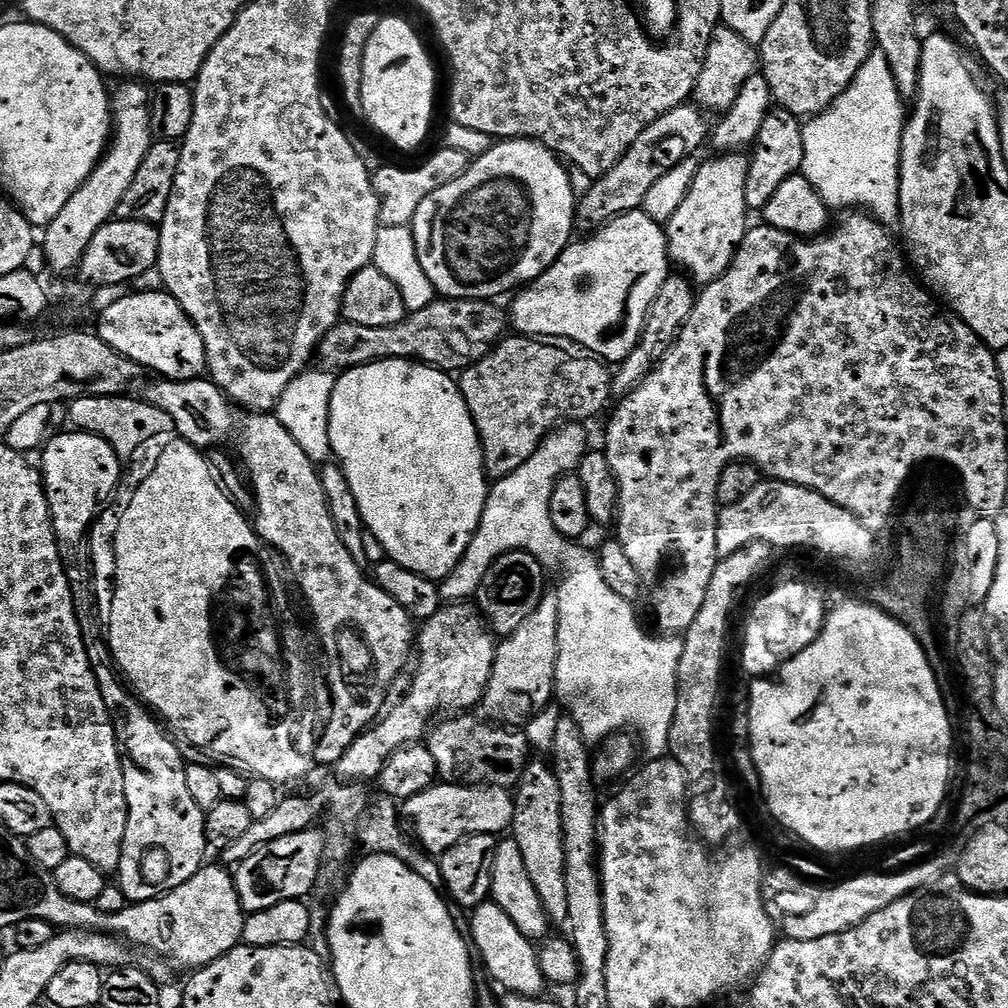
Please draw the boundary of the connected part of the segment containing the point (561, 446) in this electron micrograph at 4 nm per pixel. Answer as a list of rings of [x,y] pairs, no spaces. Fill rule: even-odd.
[[[564,422],[553,427],[538,450],[506,478],[491,485],[488,501],[484,504],[482,518],[466,554],[454,566],[446,579],[439,581],[440,599],[444,602],[468,602],[475,597],[482,586],[482,578],[490,570],[492,563],[507,552],[529,552],[545,566],[557,564],[560,567],[560,589],[555,589],[560,613],[558,614],[558,658],[556,659],[556,687],[554,696],[562,705],[563,711],[578,724],[585,740],[603,742],[610,736],[631,730],[638,737],[639,743],[652,758],[664,758],[669,755],[670,726],[676,709],[676,683],[678,682],[678,662],[684,649],[683,639],[672,634],[651,636],[640,625],[636,612],[632,609],[633,601],[620,595],[617,589],[609,586],[602,574],[600,557],[595,551],[587,552],[579,548],[579,543],[565,538],[554,530],[550,518],[550,494],[553,483],[562,476],[575,473],[579,469],[584,453],[589,451],[588,436],[584,433],[585,425],[580,422]]]

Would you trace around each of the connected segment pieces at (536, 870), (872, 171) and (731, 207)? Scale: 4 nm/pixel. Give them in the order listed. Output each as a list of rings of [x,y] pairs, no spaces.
[[[529,761],[526,770],[514,792],[515,818],[512,820],[510,829],[511,837],[518,842],[518,848],[522,851],[522,858],[525,859],[526,872],[530,875],[531,882],[538,892],[539,901],[542,902],[543,912],[547,914],[551,925],[565,925],[568,921],[568,896],[565,880],[565,852],[563,850],[563,818],[561,812],[562,793],[560,784],[554,774],[553,767],[549,763]]]
[[[873,50],[848,89],[829,108],[804,124],[804,166],[802,174],[819,192],[829,209],[863,210],[892,230],[900,223],[900,143],[904,137],[906,104],[900,99],[894,74],[879,50]]]
[[[720,154],[717,160],[704,160],[700,165],[698,174],[686,194],[682,198],[682,206],[674,210],[674,214],[666,222],[666,235],[668,238],[668,259],[676,264],[681,273],[687,274],[697,285],[712,284],[723,272],[732,265],[732,259],[744,241],[744,235],[748,233],[750,221],[750,209],[746,202],[746,174],[748,173],[747,155],[744,154]]]

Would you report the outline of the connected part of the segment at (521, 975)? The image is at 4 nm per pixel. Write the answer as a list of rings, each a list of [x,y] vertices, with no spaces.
[[[485,902],[475,909],[471,916],[471,943],[478,956],[478,951],[480,951],[480,956],[484,959],[485,970],[505,988],[503,991],[514,996],[543,997],[546,981],[540,969],[537,945],[527,940],[522,930],[518,930],[518,926],[510,922],[510,914],[506,914],[506,910],[502,910],[495,902]]]

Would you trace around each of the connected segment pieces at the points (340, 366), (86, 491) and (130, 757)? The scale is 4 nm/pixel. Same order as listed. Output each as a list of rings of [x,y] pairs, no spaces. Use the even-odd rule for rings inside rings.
[[[437,298],[430,306],[422,306],[409,311],[402,322],[394,326],[358,326],[358,322],[341,319],[320,339],[318,360],[325,369],[347,370],[363,364],[372,364],[376,360],[415,360],[421,364],[430,364],[449,374],[459,373],[478,362],[487,352],[492,351],[505,335],[504,327],[510,324],[507,311],[499,308],[495,299],[491,300],[449,300]]]
[[[79,430],[67,431],[61,436],[53,435],[43,445],[42,479],[44,490],[48,493],[48,509],[52,515],[60,555],[64,557],[65,565],[75,570],[83,560],[85,563],[86,537],[97,519],[98,509],[113,499],[112,491],[115,490],[119,480],[121,483],[122,460],[105,445],[101,436]]]
[[[84,622],[80,625],[80,633],[88,651],[92,672],[96,675],[96,681],[102,690],[102,698],[112,716],[112,724],[116,728],[116,739],[124,762],[128,825],[126,838],[122,842],[118,887],[124,892],[128,902],[141,904],[147,900],[159,900],[161,896],[165,896],[190,878],[194,878],[194,874],[199,872],[205,863],[204,818],[206,814],[194,803],[194,797],[191,796],[190,789],[186,787],[186,760],[180,757],[180,752],[176,749],[177,741],[172,738],[167,740],[164,737],[166,732],[161,721],[122,683],[114,667],[112,653],[102,626],[99,622],[92,622],[92,624]]]

